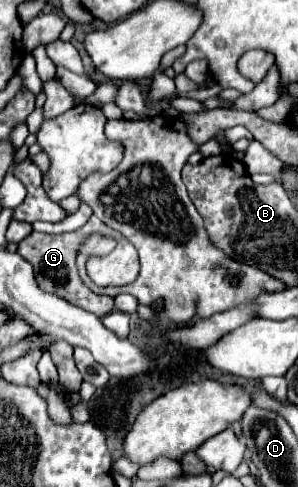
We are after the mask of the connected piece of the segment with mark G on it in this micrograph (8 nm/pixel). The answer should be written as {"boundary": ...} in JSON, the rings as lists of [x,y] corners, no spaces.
{"boundary":[[[95,215],[77,231],[73,233],[61,233],[61,235],[49,235],[49,233],[37,233],[33,231],[31,235],[27,235],[19,245],[17,245],[17,253],[29,261],[35,269],[35,279],[37,283],[53,293],[53,295],[59,295],[63,299],[67,299],[69,303],[85,309],[85,311],[91,311],[95,313],[97,317],[105,317],[107,313],[113,311],[113,297],[107,297],[107,295],[95,295],[83,281],[81,277],[77,275],[77,265],[75,265],[75,259],[77,259],[77,251],[79,247],[85,243],[87,237],[91,237],[93,233],[97,235],[103,235],[103,237],[115,237],[117,233],[113,229],[109,229],[103,221],[99,221]]]}

